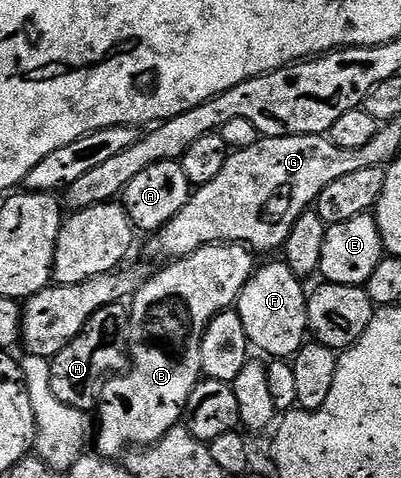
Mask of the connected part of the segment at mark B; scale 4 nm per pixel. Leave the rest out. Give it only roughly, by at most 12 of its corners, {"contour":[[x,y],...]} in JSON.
{"contour":[[208,244],[148,277],[130,365],[99,392],[96,451],[182,423],[201,339],[255,271]]}

